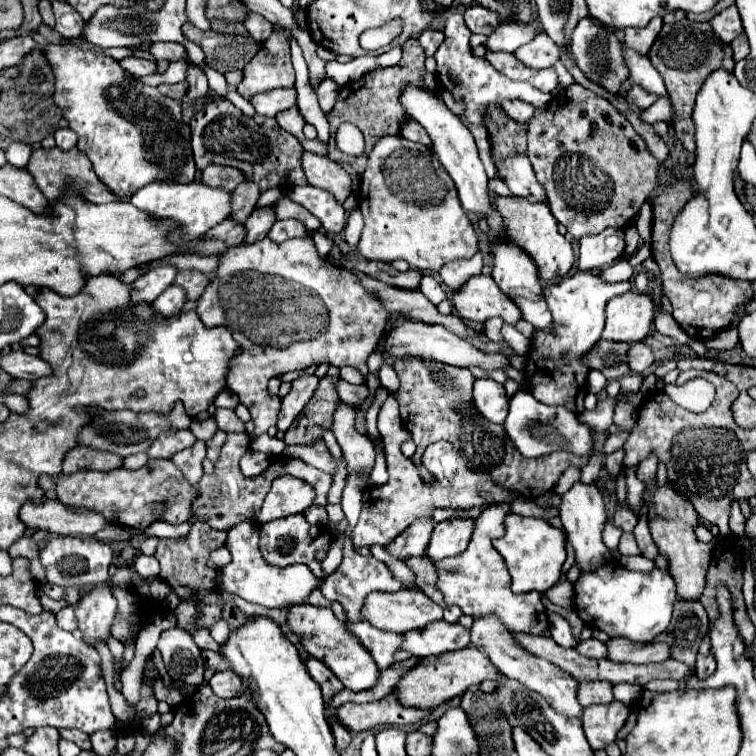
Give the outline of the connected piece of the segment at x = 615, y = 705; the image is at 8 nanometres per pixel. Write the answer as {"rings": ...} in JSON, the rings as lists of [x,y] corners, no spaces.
{"rings":[[[613,701],[609,705],[591,705],[583,711],[583,731],[593,751],[603,749],[615,741],[617,731],[627,719],[627,713],[629,707],[619,701]]]}

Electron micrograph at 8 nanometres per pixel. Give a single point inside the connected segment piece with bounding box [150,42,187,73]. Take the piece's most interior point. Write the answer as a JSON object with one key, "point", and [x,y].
{"point":[170,51]}

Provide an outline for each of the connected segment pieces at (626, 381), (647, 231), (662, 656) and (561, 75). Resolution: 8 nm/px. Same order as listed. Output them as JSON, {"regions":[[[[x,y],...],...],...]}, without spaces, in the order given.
{"regions":[[[[625,375],[621,381],[621,393],[637,393],[641,389],[641,375]]],[[[645,203],[645,207],[641,207],[639,215],[637,215],[637,231],[641,235],[641,241],[645,245],[651,243],[651,225],[653,225],[653,213],[651,213],[651,205]]],[[[609,639],[607,659],[615,663],[659,663],[669,659],[665,643],[629,643],[629,639]]],[[[560,60],[555,63],[554,69],[558,74],[560,89],[566,89],[576,82],[573,76],[567,71],[566,67],[563,65],[563,63],[561,63]]]]}

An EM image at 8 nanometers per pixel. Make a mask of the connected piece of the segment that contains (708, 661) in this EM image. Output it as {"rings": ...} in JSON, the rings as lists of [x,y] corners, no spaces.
{"rings":[[[705,637],[705,643],[701,643],[699,653],[697,653],[695,673],[699,679],[707,679],[713,671],[715,671],[715,663],[713,663],[713,655],[709,653],[709,637]]]}

